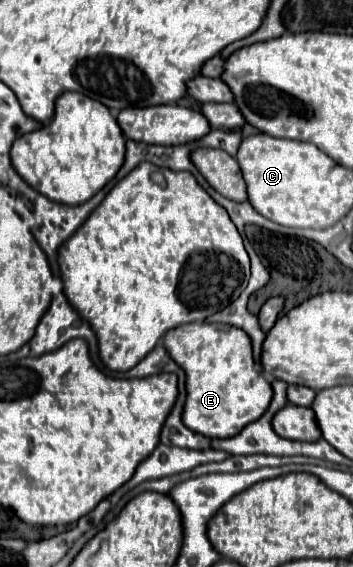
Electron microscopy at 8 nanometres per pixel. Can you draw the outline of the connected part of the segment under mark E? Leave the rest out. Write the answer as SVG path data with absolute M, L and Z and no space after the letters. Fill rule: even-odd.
M182 324L166 332L164 348L186 372L188 394L182 422L192 432L208 438L230 438L266 412L272 396L270 382L256 368L244 330L226 324Z

